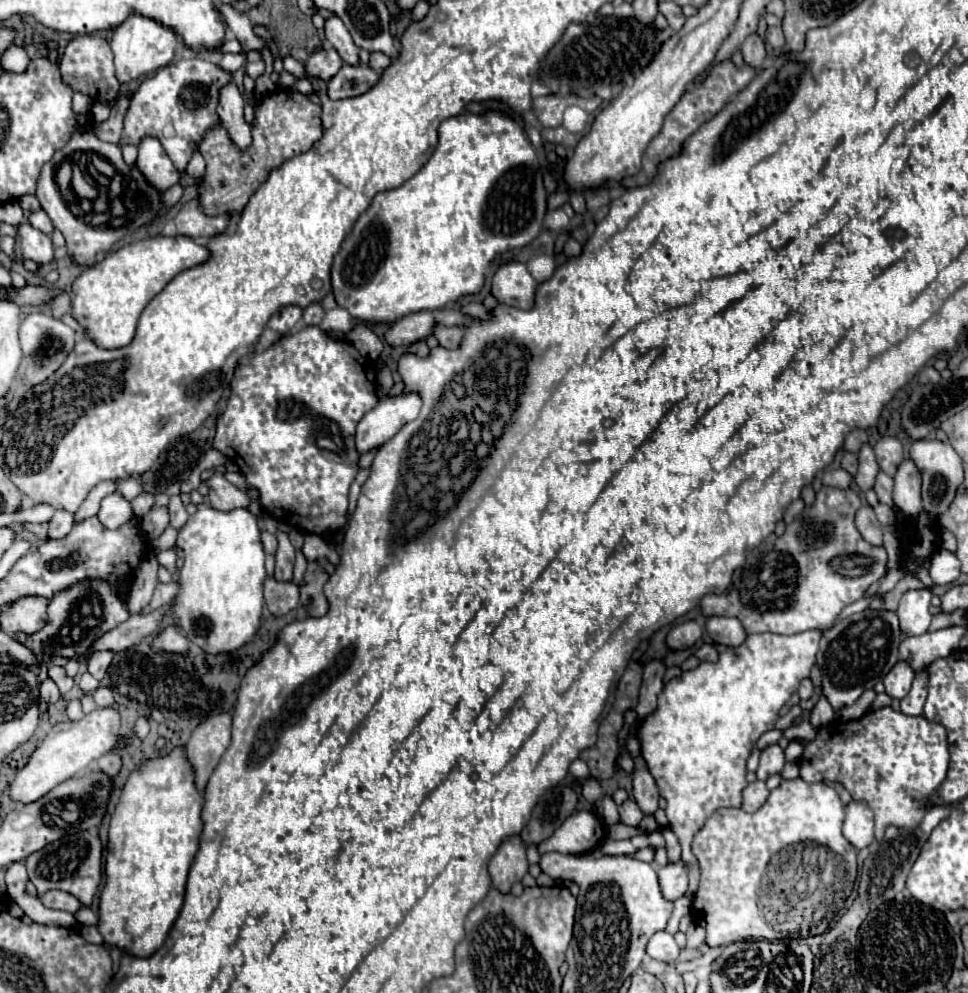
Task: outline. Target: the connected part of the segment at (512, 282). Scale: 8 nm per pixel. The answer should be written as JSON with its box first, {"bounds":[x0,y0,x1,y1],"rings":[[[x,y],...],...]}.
{"bounds":[491,261,537,309],"rings":[[[509,261],[497,269],[491,285],[491,295],[503,305],[531,309],[535,287],[537,281],[531,277],[527,267],[519,261]]]}

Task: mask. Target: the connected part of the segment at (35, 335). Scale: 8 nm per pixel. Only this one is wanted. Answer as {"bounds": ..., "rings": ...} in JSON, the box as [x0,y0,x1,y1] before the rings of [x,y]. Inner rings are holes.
{"bounds":[19,313,75,385],"rings":[[[29,313],[21,323],[19,337],[21,337],[21,347],[23,347],[21,371],[25,373],[29,385],[43,383],[49,375],[53,375],[75,345],[75,331],[67,327],[63,321],[57,321],[43,313]]]}

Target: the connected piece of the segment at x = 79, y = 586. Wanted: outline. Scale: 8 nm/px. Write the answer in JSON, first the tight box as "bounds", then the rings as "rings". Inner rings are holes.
{"bounds":[13,579,129,659],"rings":[[[85,579],[81,583],[75,583],[73,587],[67,587],[65,591],[59,591],[47,607],[47,623],[41,627],[41,631],[35,631],[33,635],[25,633],[13,633],[13,639],[21,645],[29,647],[35,655],[47,659],[53,655],[61,657],[75,657],[77,651],[83,651],[89,647],[93,637],[99,631],[111,631],[115,625],[127,621],[129,611],[127,605],[113,595],[109,583],[105,579]]]}

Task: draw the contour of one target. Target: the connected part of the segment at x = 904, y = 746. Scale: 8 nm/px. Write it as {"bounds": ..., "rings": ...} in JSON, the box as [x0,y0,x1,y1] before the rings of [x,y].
{"bounds":[799,707,949,841],"rings":[[[883,707],[879,711],[871,711],[865,717],[849,723],[831,723],[817,731],[813,741],[801,741],[805,745],[805,753],[799,761],[801,779],[807,783],[815,781],[839,781],[851,793],[853,799],[865,799],[875,815],[875,839],[881,841],[887,825],[913,829],[925,815],[925,797],[929,797],[945,779],[949,765],[949,749],[947,749],[947,731],[945,727],[927,721],[925,717],[907,717],[903,713],[893,711],[891,707]]]}

